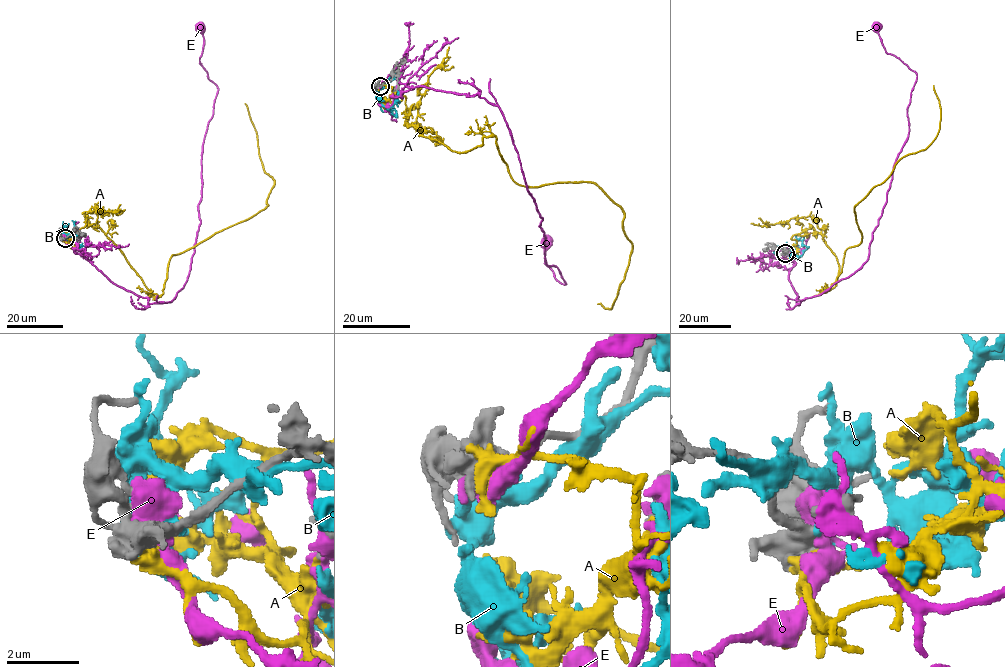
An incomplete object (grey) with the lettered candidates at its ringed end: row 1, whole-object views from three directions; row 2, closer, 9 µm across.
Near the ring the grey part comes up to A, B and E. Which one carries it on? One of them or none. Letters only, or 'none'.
none

